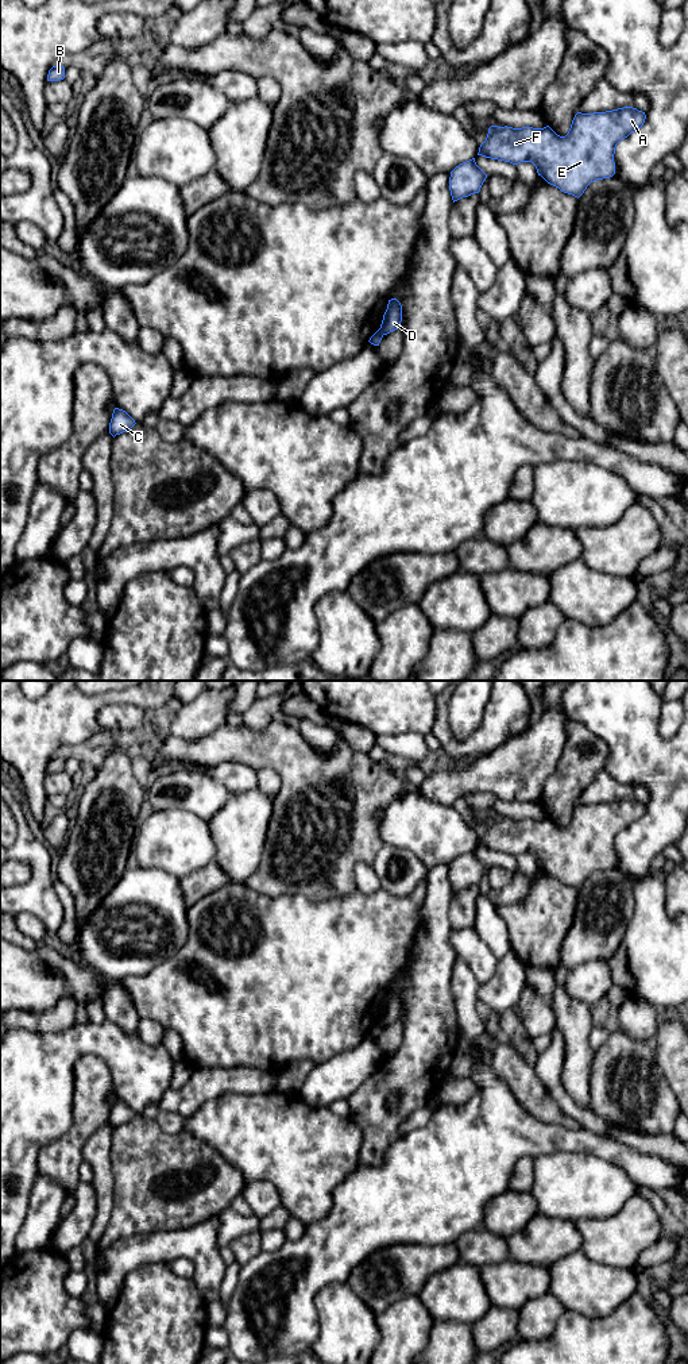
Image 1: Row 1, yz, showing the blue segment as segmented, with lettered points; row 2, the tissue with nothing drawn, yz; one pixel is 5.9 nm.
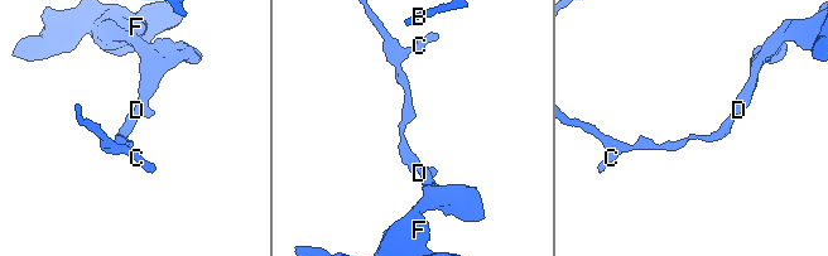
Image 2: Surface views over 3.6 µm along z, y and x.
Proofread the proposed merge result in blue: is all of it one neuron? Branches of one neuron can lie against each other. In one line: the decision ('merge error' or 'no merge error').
merge error

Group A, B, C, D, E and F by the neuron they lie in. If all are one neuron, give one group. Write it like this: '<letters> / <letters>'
A D E F / B C

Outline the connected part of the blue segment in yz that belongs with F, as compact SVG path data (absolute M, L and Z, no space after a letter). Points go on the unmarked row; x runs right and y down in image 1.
M633 798L594 805L577 804L565 828L557 827L549 817L544 820L491 817L478 847L513 856L532 854L538 867L548 875L579 890L591 874L615 866L614 845L617 836L641 820L645 810L645 804Z

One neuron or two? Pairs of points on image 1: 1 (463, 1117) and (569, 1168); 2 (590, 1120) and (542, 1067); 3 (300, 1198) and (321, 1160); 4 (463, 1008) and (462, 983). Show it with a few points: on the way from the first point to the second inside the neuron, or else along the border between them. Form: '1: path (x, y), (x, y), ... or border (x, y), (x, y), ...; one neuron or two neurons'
1: border (575, 1151), (556, 1151), (534, 1158); two neurons
2: path (575, 1110), (560, 1095), (552, 1082); one neuron
3: path (305, 1189), (305, 1176), (312, 1170); one neuron
4: path (463, 1002), (463, 989); one neuron

